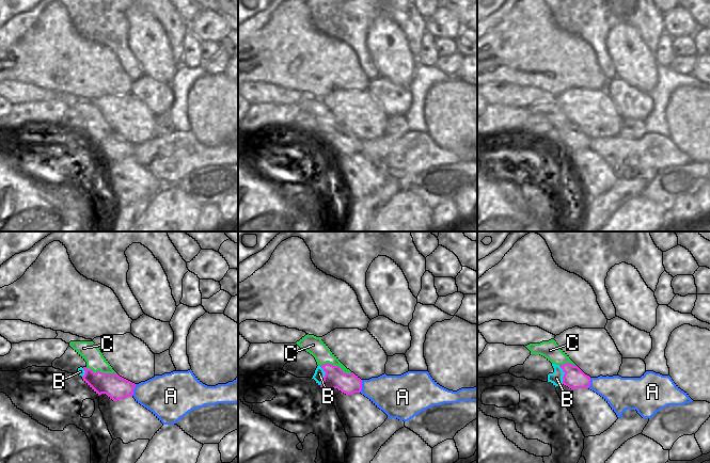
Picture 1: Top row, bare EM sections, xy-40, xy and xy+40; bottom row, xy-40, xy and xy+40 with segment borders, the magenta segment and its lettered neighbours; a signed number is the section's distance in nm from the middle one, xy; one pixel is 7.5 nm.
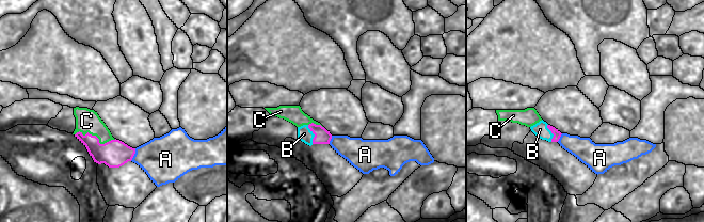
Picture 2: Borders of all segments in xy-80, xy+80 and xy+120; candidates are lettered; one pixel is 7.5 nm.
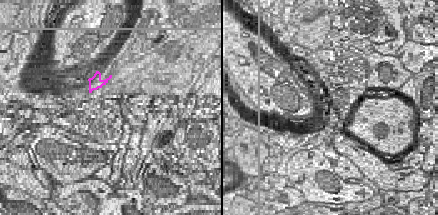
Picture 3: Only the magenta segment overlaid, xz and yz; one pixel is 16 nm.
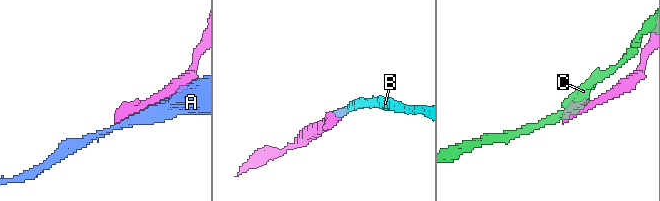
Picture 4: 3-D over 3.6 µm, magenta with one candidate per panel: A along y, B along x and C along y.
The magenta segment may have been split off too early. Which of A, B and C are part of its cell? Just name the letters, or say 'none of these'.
B.

